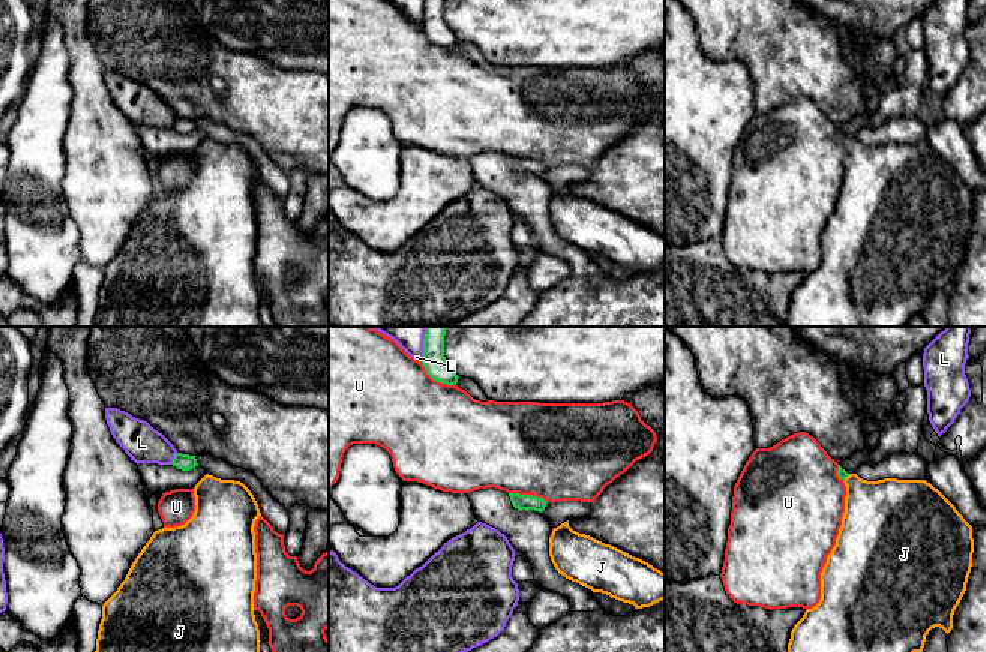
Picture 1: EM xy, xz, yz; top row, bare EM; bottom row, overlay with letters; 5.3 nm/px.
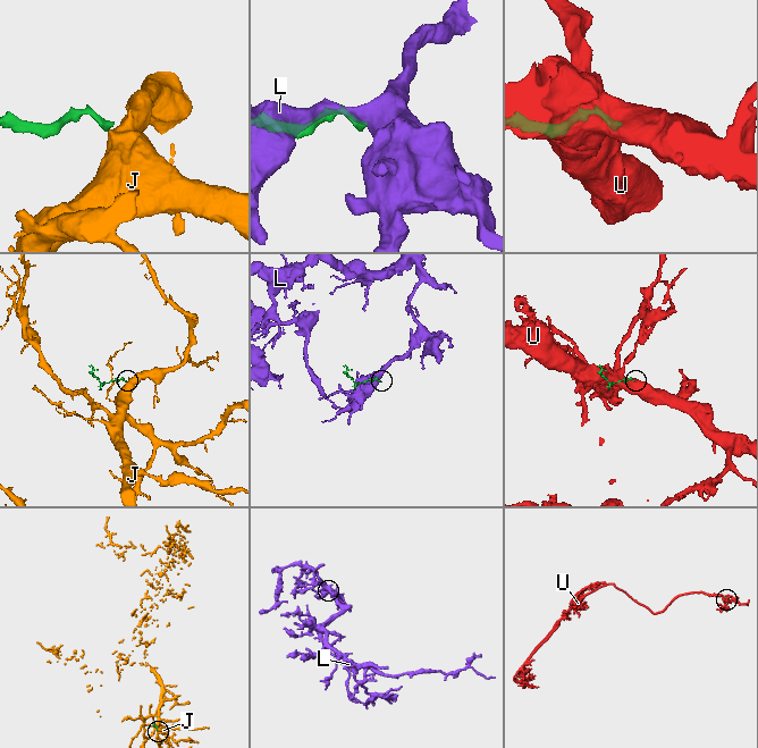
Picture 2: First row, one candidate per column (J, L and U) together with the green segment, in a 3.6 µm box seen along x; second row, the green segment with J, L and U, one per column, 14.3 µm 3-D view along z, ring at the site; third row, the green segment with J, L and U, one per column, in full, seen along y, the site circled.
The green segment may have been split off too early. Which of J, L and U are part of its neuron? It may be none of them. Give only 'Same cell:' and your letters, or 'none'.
Same cell: J

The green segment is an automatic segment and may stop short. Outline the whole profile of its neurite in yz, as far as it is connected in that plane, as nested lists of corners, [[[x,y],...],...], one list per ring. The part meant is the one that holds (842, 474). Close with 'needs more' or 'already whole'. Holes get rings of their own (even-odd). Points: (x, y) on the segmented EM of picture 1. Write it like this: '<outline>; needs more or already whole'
[[[840,465],[837,468],[837,475],[846,486],[842,526],[836,538],[836,546],[827,556],[827,562],[821,573],[821,600],[815,607],[807,609],[803,618],[794,625],[788,652],[923,652],[926,636],[932,628],[939,627],[947,634],[953,628],[953,615],[966,591],[972,567],[972,526],[963,519],[956,507],[926,480],[884,478],[867,481],[857,474],[848,474]]]; needs more

